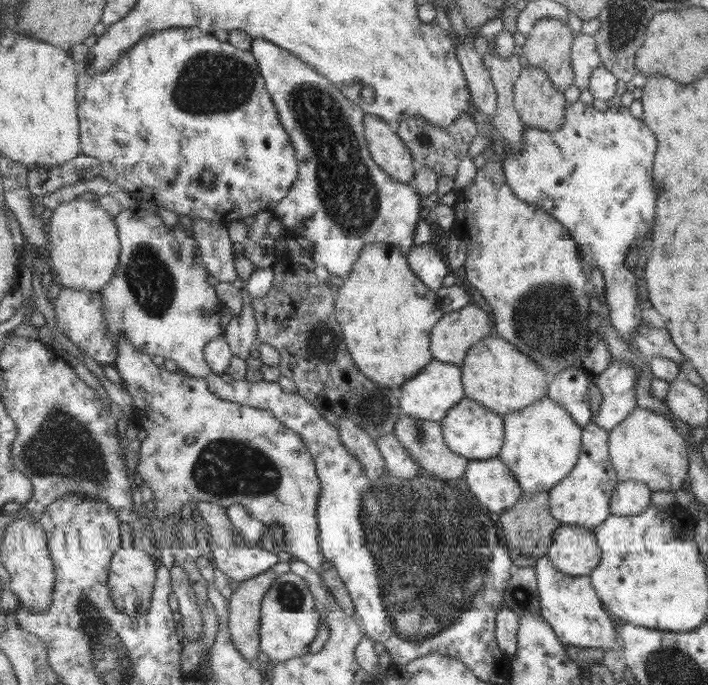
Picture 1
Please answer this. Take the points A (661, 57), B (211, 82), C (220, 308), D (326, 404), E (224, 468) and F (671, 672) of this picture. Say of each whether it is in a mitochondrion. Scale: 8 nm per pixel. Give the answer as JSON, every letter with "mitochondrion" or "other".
{"A":"other","B":"mitochondrion","C":"other","D":"other","E":"mitochondrion","F":"mitochondrion"}

